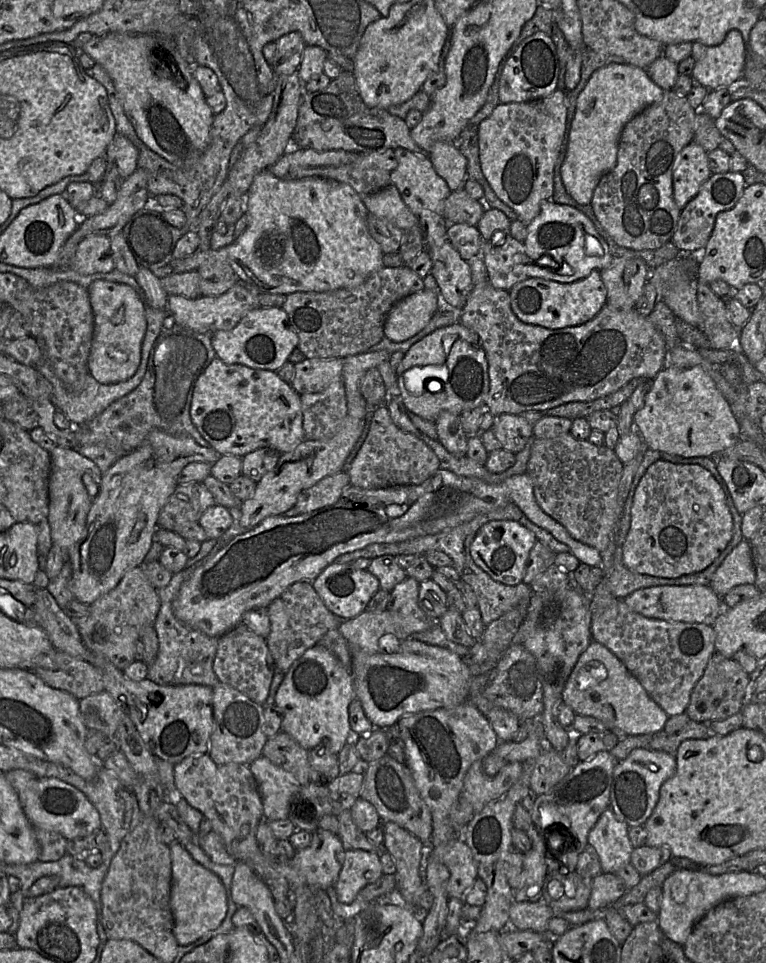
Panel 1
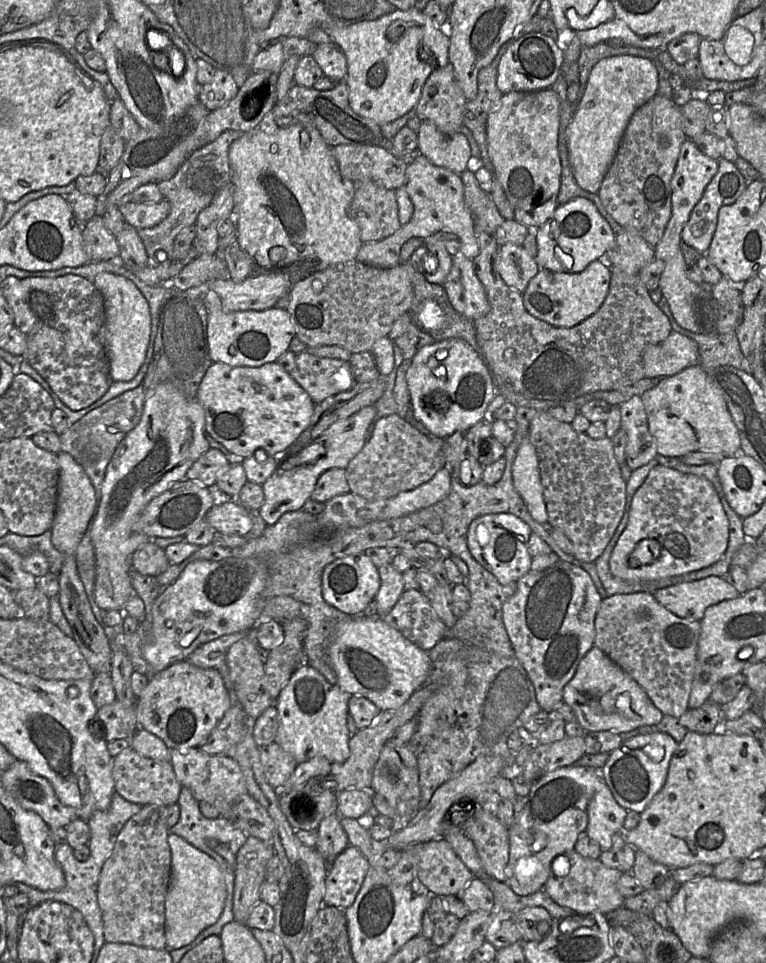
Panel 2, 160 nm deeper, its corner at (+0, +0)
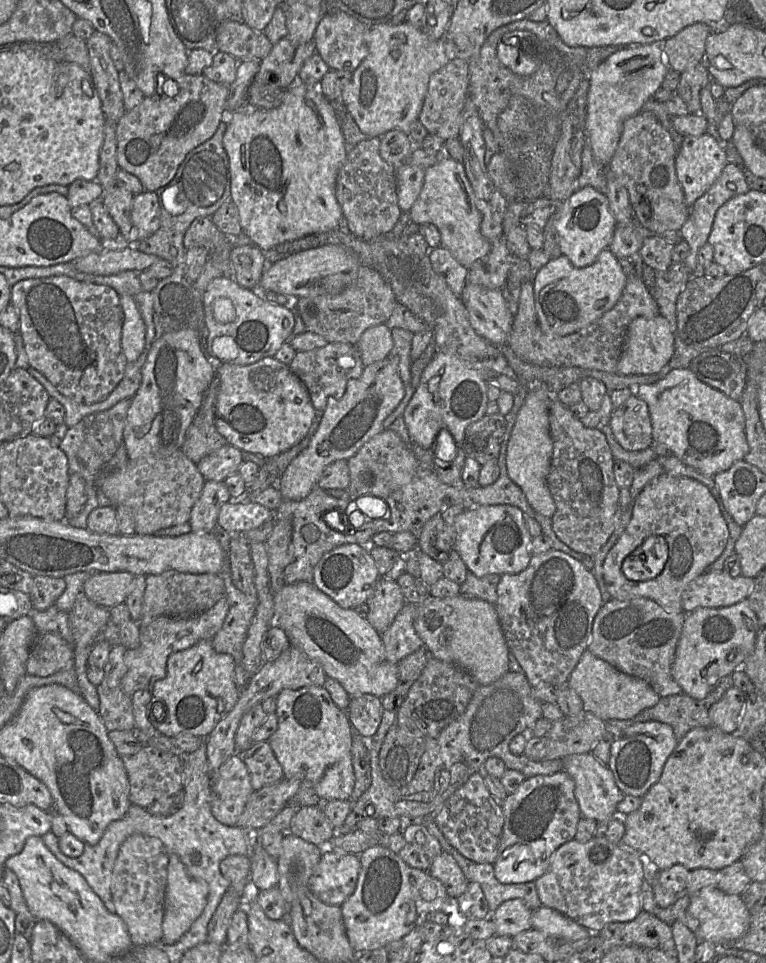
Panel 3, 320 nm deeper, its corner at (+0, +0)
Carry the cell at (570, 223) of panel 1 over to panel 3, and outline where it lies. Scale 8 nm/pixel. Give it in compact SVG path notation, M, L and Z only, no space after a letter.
M591 186L576 190L558 209L555 221L558 243L562 255L576 268L584 268L595 262L600 252L609 247L616 220L610 210L606 195Z

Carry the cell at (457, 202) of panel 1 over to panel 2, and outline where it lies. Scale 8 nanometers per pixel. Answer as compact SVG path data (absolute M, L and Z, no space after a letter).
M466 169L461 173L464 186L464 200L470 211L476 231L484 231L493 236L505 221L489 193L484 192L476 180L475 173Z

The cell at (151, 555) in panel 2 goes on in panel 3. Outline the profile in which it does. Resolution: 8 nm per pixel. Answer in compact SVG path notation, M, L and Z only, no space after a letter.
M182 450L164 458L142 457L128 460L124 467L101 475L98 490L116 508L126 506L134 517L135 533L154 535L160 529L185 523L196 500L199 498L205 479L196 464Z

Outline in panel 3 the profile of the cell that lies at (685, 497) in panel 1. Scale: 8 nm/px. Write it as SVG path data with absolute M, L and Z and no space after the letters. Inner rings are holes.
M666 472L652 479L645 485L637 496L631 519L616 543L606 555L603 564L603 578L611 599L630 600L646 598L655 601L667 612L682 613L682 594L690 582L705 573L724 551L729 537L728 526L722 516L719 505L710 490L701 482L682 476L672 476ZM654 535L665 538L668 544L668 558L662 572L647 581L633 581L628 579L621 570L625 557L632 553L643 541Z

